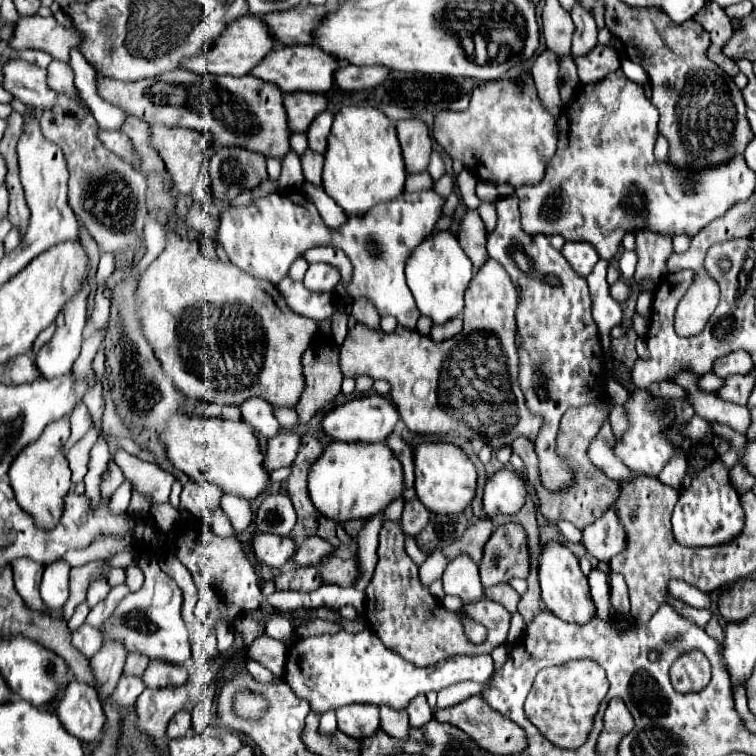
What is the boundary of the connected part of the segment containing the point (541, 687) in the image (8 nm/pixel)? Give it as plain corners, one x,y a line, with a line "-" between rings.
570,661
560,667
542,669
528,693
524,711
538,731
562,749
578,749
588,737
601,701
606,696
609,683
606,673
594,661

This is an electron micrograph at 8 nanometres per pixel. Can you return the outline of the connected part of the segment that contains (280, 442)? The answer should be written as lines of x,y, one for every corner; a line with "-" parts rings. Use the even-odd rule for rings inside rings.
278,433
278,435
274,435
268,443
268,455
264,459
264,465
268,467
268,471
288,467
296,459
300,443
302,443
300,435
296,435
296,433

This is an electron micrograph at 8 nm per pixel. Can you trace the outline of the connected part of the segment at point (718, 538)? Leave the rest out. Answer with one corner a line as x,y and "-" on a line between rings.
716,457
702,471
692,475
690,491
680,495
678,505
672,513
674,539
684,547
714,547
730,543
744,527
744,511
740,505
740,495
730,483
728,469
722,459

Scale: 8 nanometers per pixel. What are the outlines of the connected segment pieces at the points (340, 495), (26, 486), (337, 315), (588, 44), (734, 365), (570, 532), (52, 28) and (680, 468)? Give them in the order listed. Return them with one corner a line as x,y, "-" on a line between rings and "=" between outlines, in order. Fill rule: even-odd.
332,441
312,465
308,489
314,507
336,523
350,519
370,519
372,515
382,513
392,499
402,497
404,471
386,443
=
70,413
64,419
58,419
56,423
48,423
40,439
30,443
12,463
8,475
10,475
10,485
16,493
18,505
34,519
36,527
40,529
52,529
62,515
64,507
64,497
70,491
70,467
66,457
62,455
60,447
68,441
70,437
=
336,311
332,315
332,334
336,345
342,345
342,341
346,339
346,333
348,333
346,323
348,323
348,315
346,313
=
580,3
574,5
570,15
572,15
574,25
576,25
576,31
572,37
572,57
580,57
598,45
598,39
596,39
598,29
596,29
594,17
586,9
582,9
=
734,351
734,353
728,353
720,359
716,359
712,371
718,377
728,377
734,373
748,373
752,367
754,367
754,363
746,351
=
560,521
557,524
560,533
568,540
574,541
574,543
578,543
578,541
581,541
581,530
576,529
574,525
572,525
570,522
=
20,17
16,25
16,35
12,35
10,47
20,49
42,49
50,53
54,59
68,61
68,53
72,47
78,47
82,41
80,33
74,29
62,27
54,17
=
684,455
674,457
674,459
664,467
664,471
658,475
658,479
660,479
662,483
666,483
668,487
672,487
672,489
680,489
684,477
686,477
686,457
684,457

